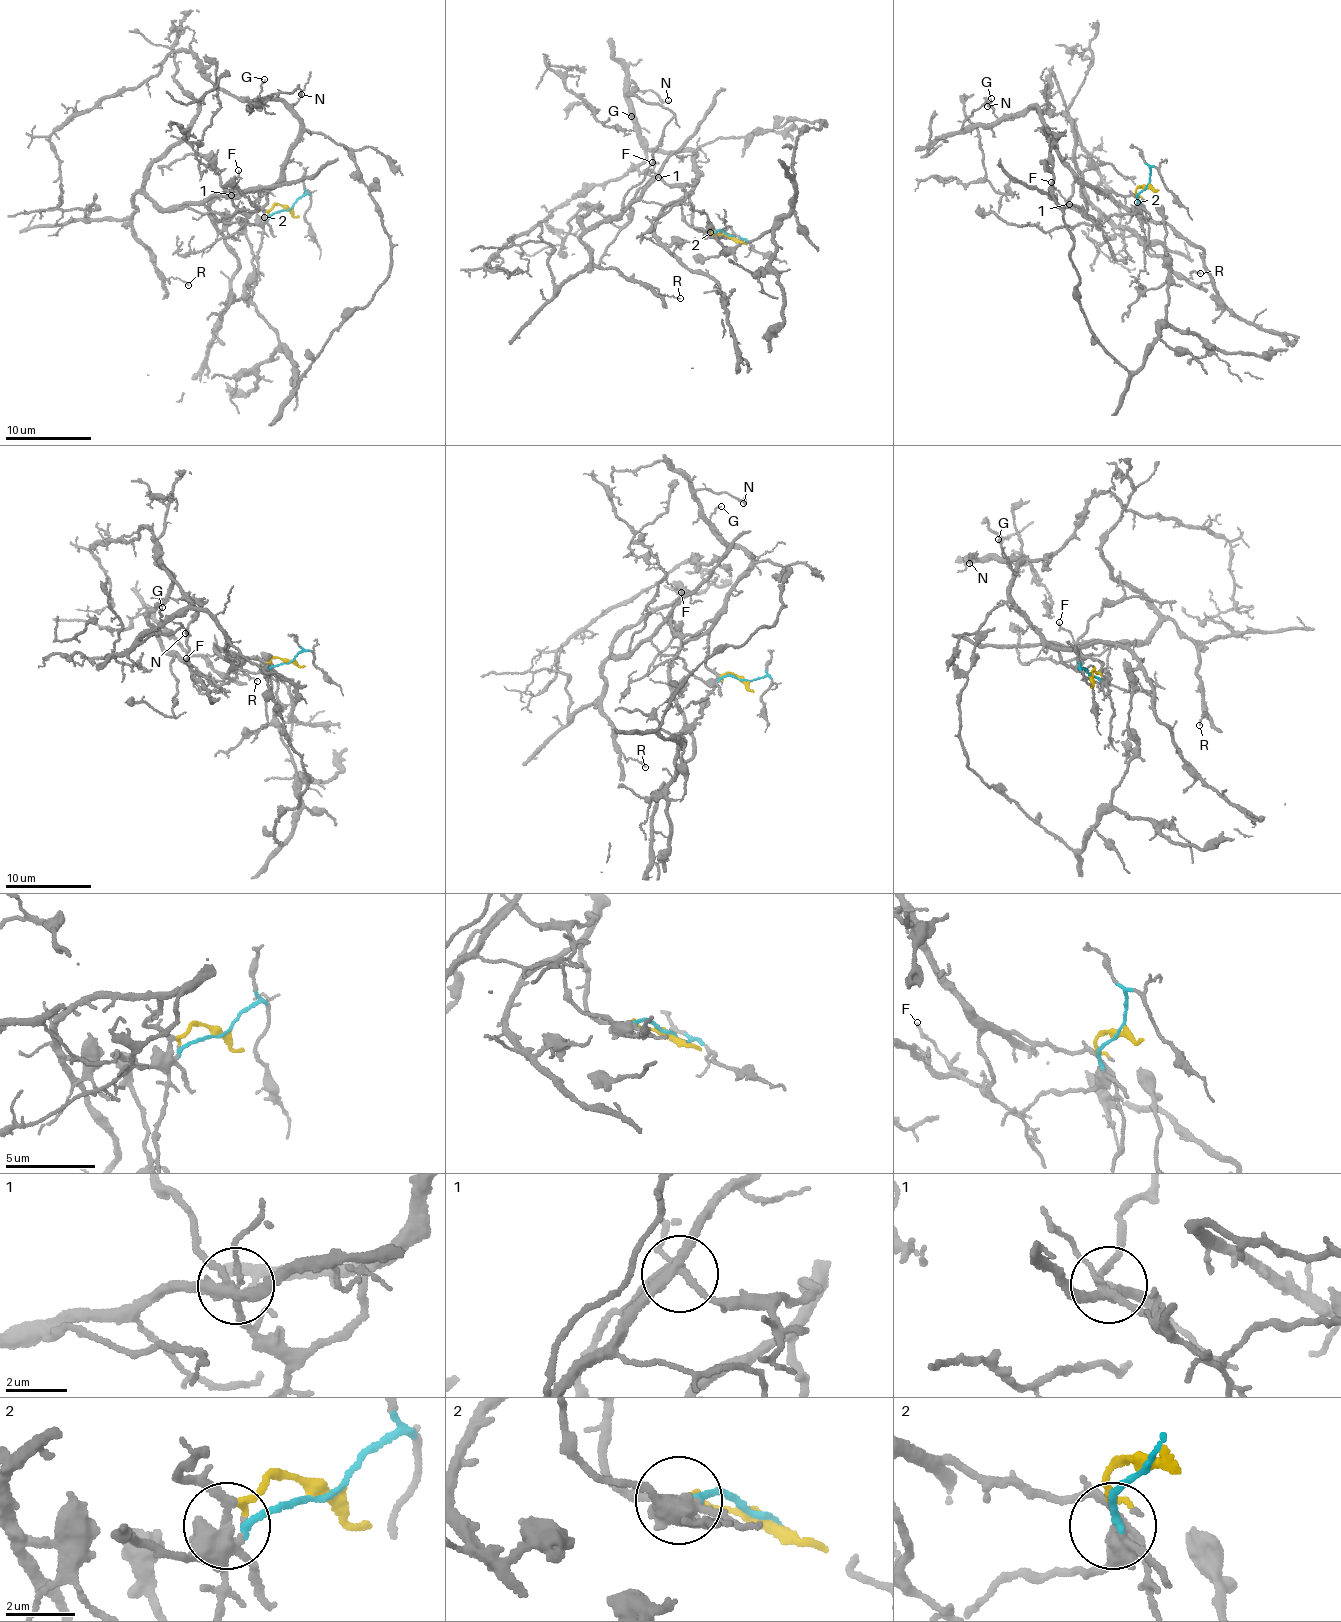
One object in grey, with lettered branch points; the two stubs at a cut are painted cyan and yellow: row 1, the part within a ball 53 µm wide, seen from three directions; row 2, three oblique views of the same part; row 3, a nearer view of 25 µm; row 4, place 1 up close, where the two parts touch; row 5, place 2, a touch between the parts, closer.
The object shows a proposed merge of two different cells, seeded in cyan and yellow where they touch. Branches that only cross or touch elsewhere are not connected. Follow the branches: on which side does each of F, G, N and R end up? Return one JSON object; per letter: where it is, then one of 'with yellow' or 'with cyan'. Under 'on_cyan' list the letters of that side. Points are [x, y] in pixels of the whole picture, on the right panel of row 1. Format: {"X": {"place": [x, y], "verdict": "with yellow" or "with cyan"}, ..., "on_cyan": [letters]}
{"F": {"place": [1051, 182], "verdict": "with yellow"}, "G": {"place": [991, 98], "verdict": "with yellow"}, "N": {"place": [987, 106], "verdict": "with yellow"}, "R": {"place": [1200, 273], "verdict": "with cyan"}, "on_cyan": ["R"]}

